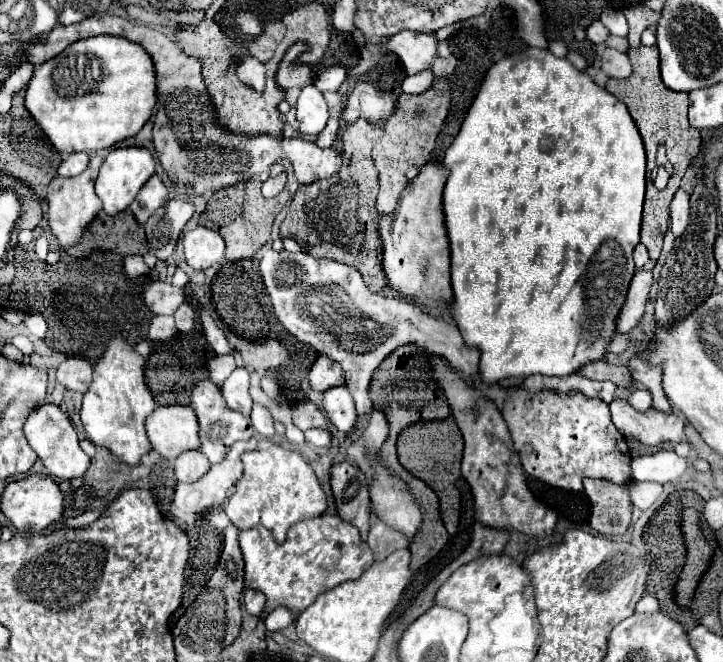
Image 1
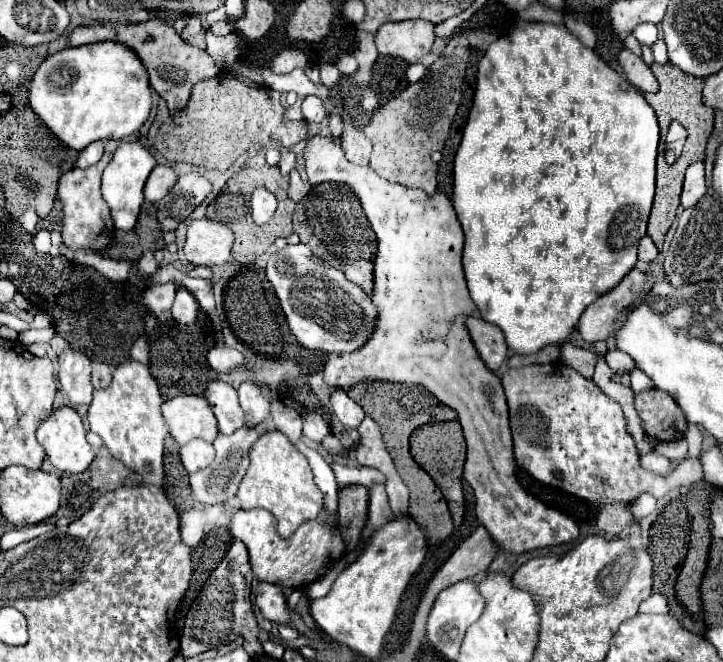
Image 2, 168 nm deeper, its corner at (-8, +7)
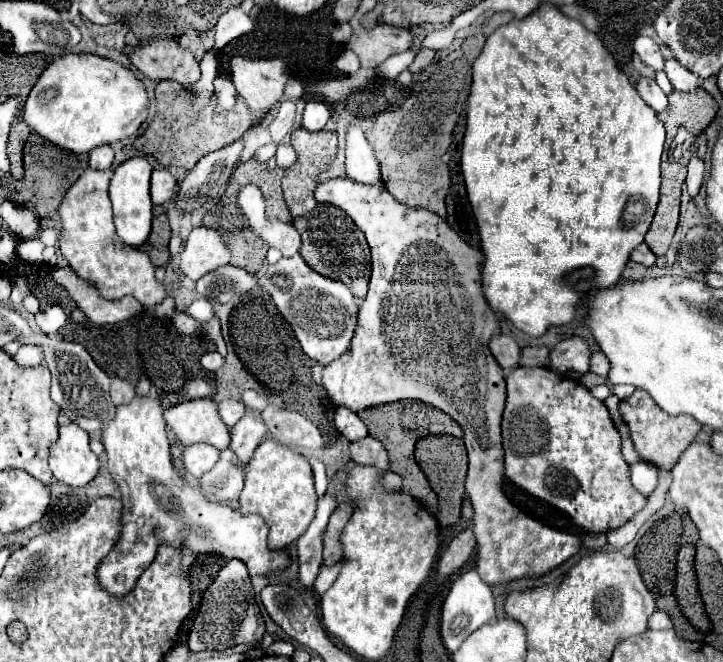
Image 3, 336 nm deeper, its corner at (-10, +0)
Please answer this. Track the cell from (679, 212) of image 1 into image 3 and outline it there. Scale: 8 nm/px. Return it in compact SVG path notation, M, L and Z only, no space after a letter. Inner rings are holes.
M692 156L688 164L688 176L686 176L686 190L690 198L698 196L702 180L704 180L704 162L698 156Z

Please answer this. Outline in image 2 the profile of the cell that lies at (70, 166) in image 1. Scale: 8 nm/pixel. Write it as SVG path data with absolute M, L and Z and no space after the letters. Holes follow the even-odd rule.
M94 141L84 151L80 151L76 167L90 167L90 165L98 163L100 157L102 157L102 153L104 153L104 141Z

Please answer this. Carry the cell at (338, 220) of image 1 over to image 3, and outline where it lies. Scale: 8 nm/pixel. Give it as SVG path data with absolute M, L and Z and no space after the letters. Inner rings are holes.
M318 204L312 212L294 218L294 226L302 234L300 254L308 262L308 266L322 276L342 280L356 298L364 298L368 292L368 276L370 276L370 252L366 236L352 224L350 216L344 216L340 208L332 204Z

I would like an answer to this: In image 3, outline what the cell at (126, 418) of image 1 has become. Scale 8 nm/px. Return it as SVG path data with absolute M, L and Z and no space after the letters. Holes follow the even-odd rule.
M136 396L132 402L118 406L114 418L108 420L102 430L108 470L120 486L124 502L120 544L116 544L116 550L108 554L98 572L102 588L116 596L130 592L138 576L154 560L160 540L170 540L170 544L178 548L180 538L184 538L196 554L216 550L224 558L240 558L248 566L250 576L286 572L292 556L290 552L268 548L268 524L260 520L260 516L242 516L230 506L208 502L176 474L170 460L170 442L162 415L160 400Z

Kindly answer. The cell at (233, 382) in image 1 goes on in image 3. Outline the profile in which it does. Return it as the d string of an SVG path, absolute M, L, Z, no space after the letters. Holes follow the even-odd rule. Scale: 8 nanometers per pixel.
M246 408L246 414L240 418L240 422L230 430L232 436L232 450L240 456L240 460L248 462L258 448L258 444L266 438L266 424L260 416L260 410Z

